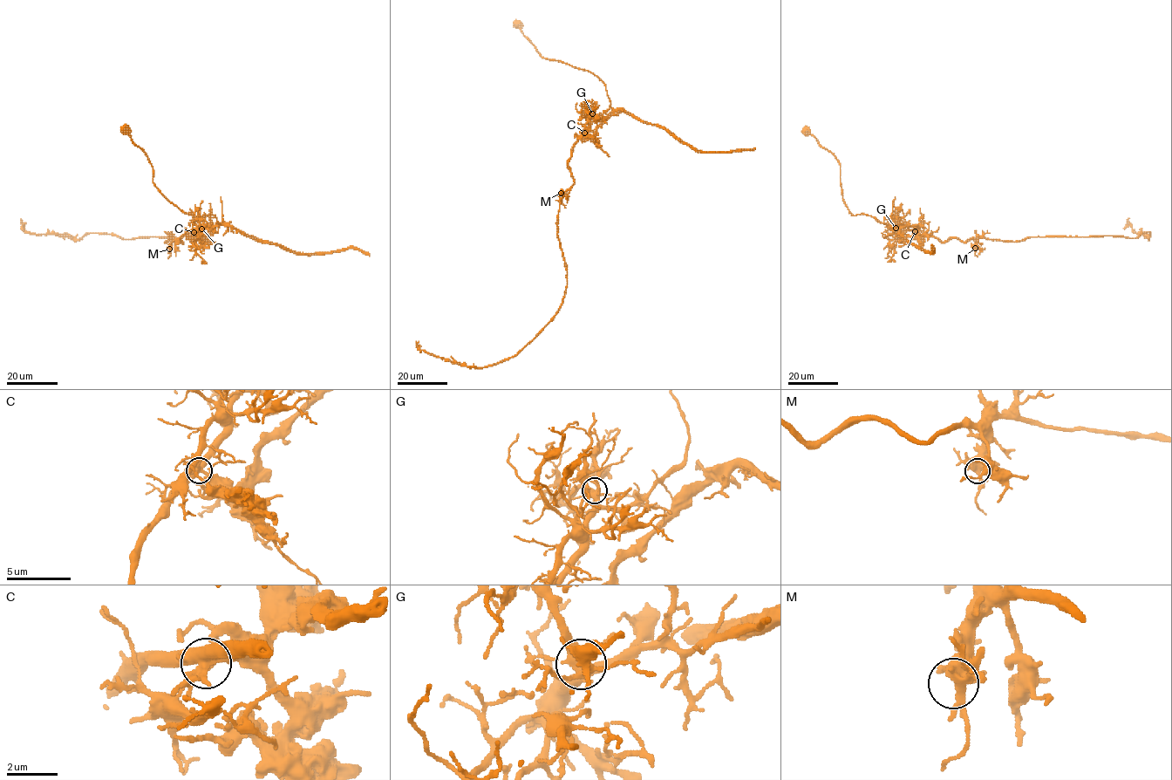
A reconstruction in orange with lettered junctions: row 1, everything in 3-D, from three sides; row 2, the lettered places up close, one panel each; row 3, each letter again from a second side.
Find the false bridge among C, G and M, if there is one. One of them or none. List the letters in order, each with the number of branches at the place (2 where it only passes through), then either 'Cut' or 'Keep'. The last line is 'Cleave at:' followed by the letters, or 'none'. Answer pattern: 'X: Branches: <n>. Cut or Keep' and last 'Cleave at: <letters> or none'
C: Branches: 6. Cut
G: Branches: 6. Keep
M: Branches: 6. Keep
Cleave at: C

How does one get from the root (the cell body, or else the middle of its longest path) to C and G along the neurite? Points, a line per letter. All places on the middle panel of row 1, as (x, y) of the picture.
C: (563, 194), (574, 183), (568, 165), (571, 148), (584, 133)
G: (563, 194), (574, 183), (568, 165), (571, 148), (589, 126), (592, 113)

